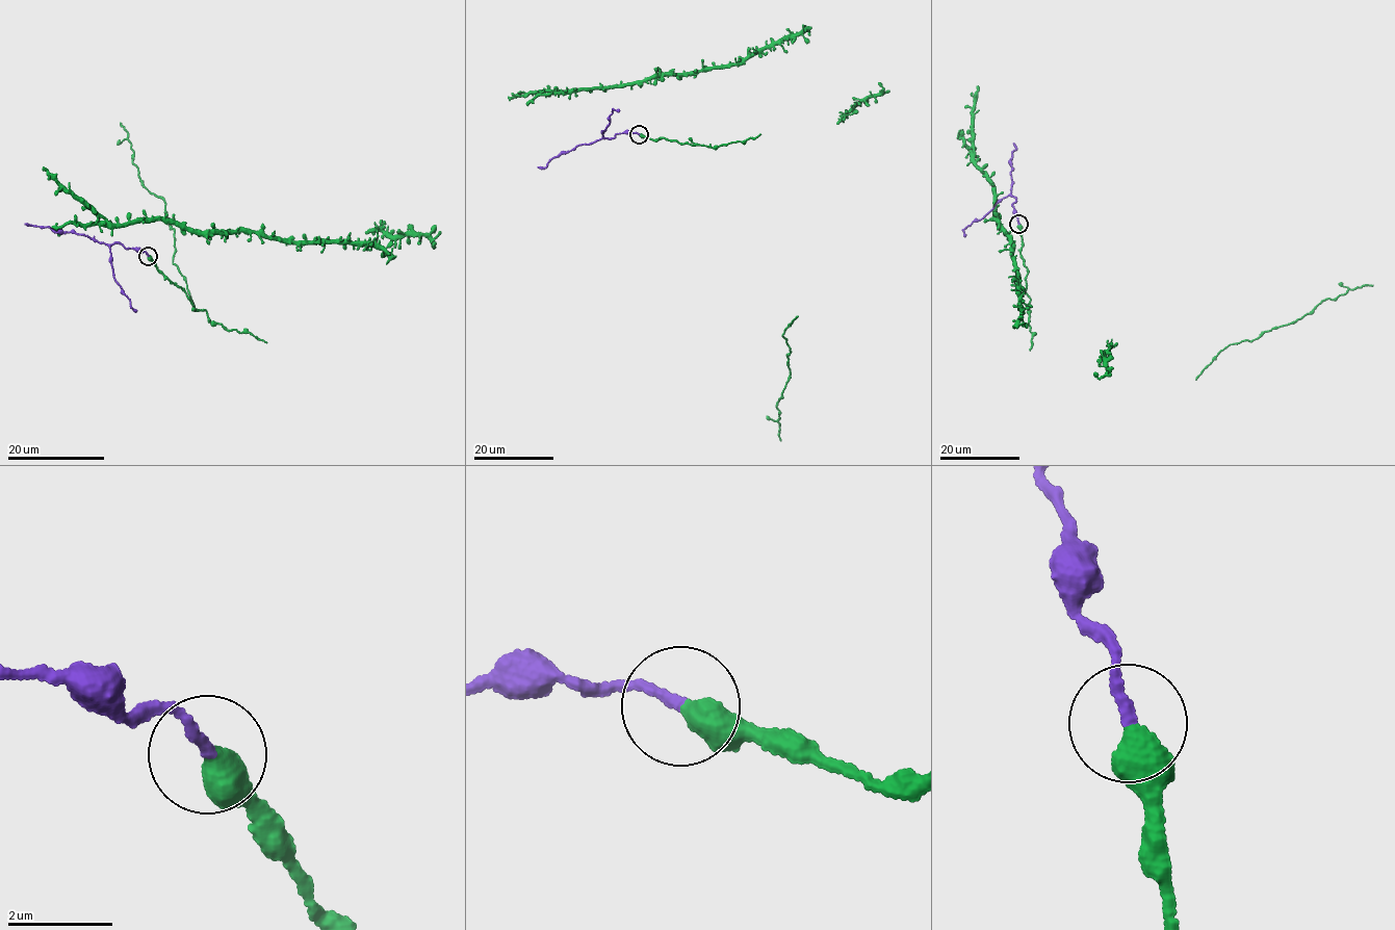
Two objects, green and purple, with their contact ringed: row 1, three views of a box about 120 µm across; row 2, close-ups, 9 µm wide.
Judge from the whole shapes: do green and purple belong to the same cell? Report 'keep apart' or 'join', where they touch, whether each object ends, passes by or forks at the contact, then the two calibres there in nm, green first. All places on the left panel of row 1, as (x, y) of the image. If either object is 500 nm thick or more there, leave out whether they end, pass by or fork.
keep apart | (148, 256) | 500/200 nm

